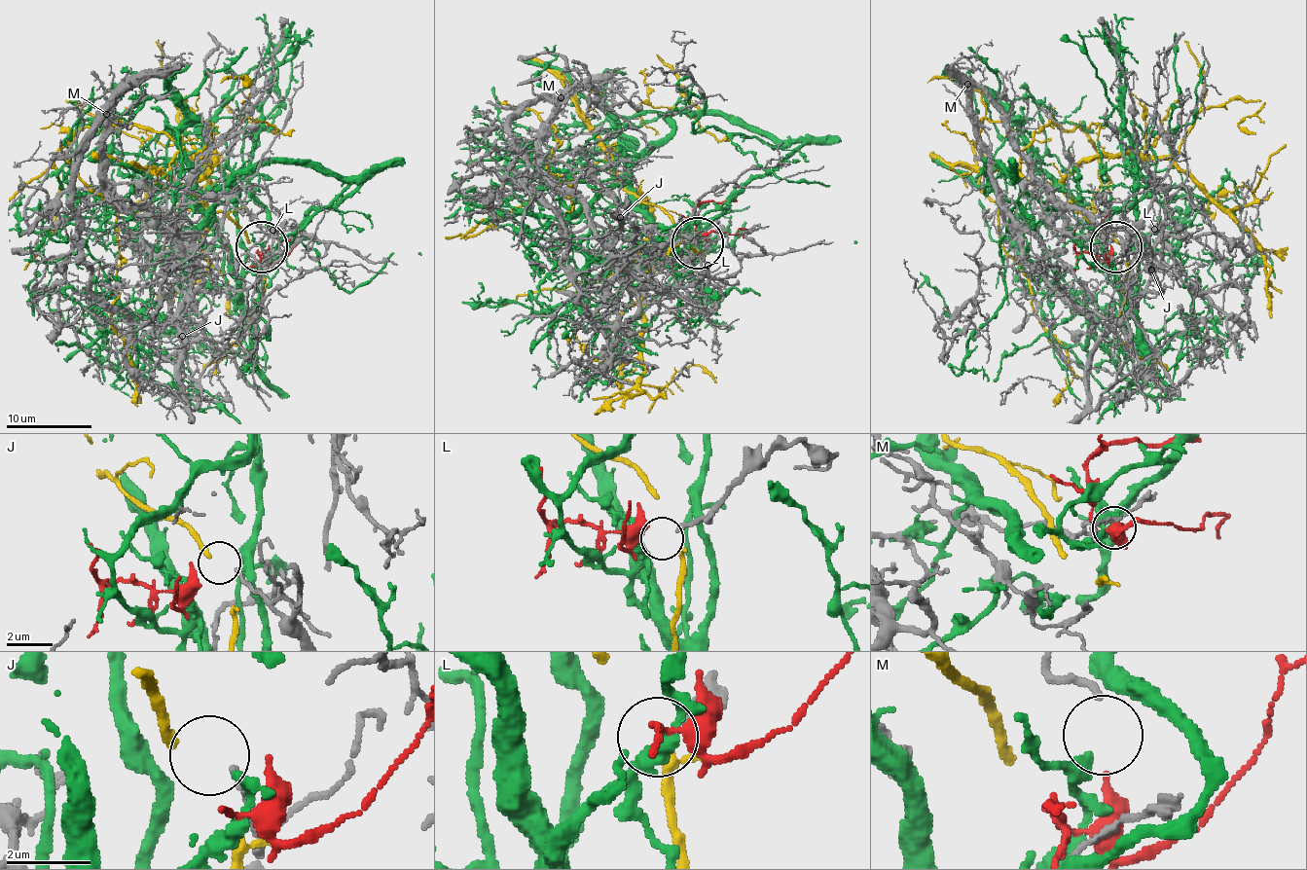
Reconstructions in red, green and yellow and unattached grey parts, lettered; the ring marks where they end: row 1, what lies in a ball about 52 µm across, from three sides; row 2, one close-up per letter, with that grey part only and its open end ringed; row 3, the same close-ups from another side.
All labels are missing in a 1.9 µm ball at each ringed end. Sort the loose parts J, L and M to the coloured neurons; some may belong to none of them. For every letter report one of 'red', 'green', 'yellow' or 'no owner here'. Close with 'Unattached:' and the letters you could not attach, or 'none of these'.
J: no owner here
L: green
M: red
Unattached: J

